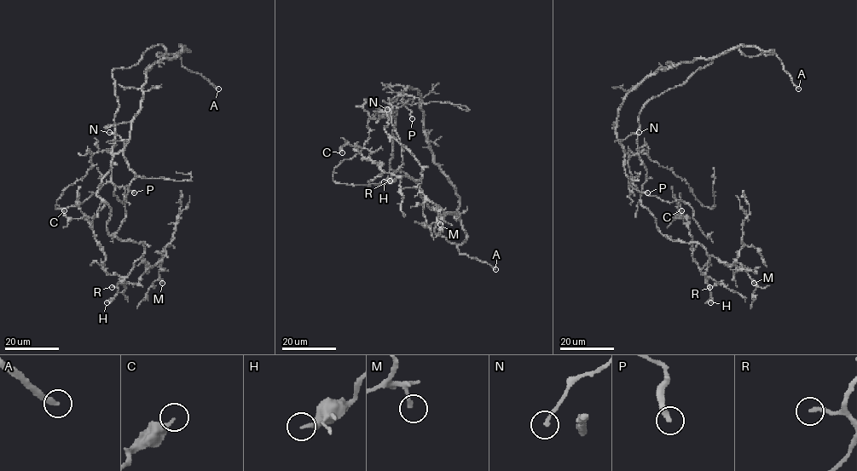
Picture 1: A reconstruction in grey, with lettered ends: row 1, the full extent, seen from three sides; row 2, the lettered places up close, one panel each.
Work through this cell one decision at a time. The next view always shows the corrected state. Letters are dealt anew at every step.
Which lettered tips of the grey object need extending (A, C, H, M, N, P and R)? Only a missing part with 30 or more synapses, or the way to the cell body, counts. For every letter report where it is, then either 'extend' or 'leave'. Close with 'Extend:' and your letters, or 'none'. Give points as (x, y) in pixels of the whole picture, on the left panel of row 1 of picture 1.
A: at (218, 89); extend
C: at (64, 210); leave
H: at (107, 302); leave
M: at (162, 283); leave
N: at (109, 132); leave
P: at (134, 192); leave
R: at (112, 287); extend
Extend: A, R

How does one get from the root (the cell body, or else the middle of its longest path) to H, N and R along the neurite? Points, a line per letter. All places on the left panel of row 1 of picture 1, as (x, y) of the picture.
H: (112, 158), (97, 193), (111, 209), (107, 231), (143, 243), (144, 252), (107, 302)
N: (112, 158), (111, 153), (118, 152), (127, 141), (109, 132)
R: (112, 158), (97, 193), (111, 209), (107, 231), (122, 240), (144, 243), (143, 254), (130, 273), (112, 287)

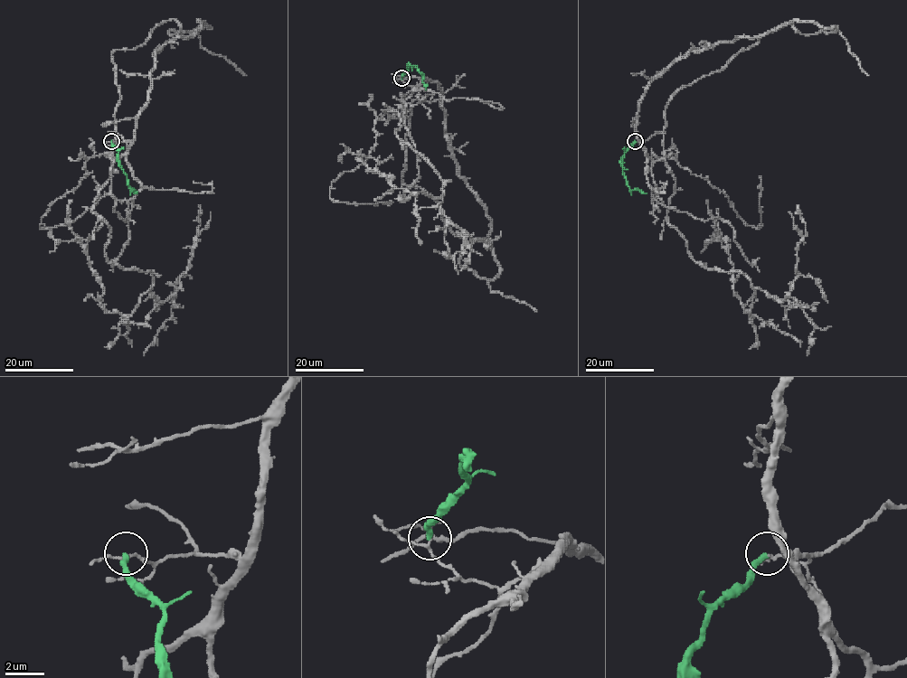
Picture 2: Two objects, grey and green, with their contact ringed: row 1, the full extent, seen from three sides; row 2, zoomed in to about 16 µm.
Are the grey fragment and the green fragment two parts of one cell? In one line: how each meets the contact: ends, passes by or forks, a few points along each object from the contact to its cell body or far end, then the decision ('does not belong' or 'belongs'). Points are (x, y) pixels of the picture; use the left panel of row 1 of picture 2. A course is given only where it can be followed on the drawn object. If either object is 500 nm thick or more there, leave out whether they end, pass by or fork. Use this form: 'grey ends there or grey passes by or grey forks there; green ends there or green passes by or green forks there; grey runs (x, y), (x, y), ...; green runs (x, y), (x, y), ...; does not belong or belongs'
grey passes by; green ends there; grey runs (111, 141), (131, 142), (93, 209), (105, 257), (153, 272), (128, 315), (99, 301), (88, 240), (51, 230); green runs (111, 140), (118, 151), (118, 165), (135, 193); does not belong

